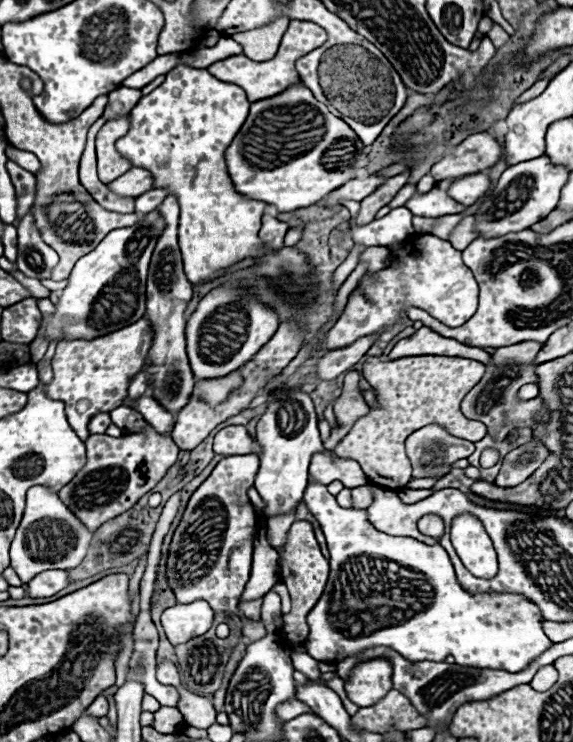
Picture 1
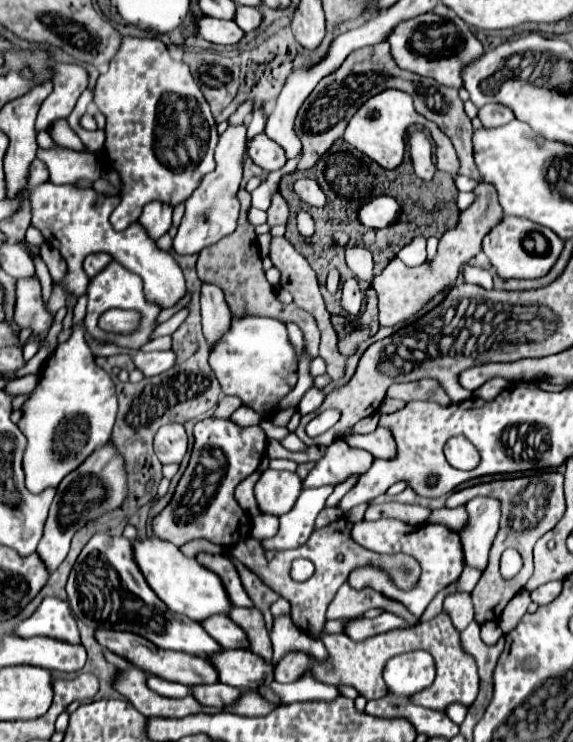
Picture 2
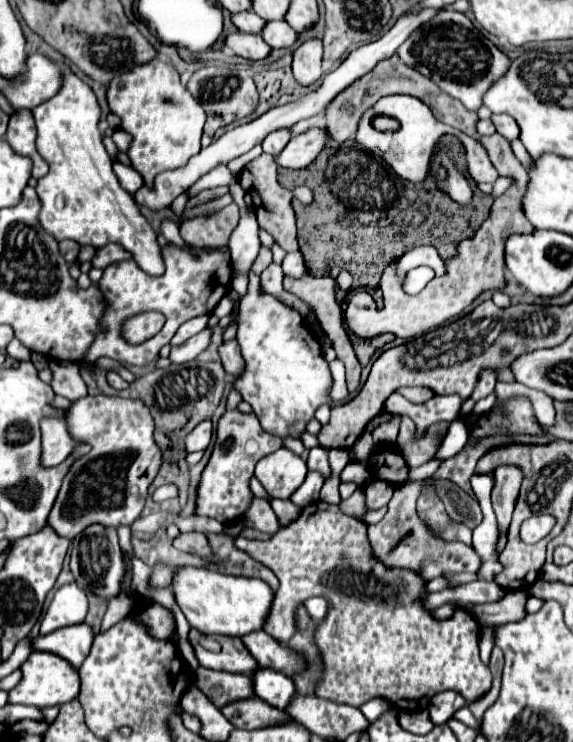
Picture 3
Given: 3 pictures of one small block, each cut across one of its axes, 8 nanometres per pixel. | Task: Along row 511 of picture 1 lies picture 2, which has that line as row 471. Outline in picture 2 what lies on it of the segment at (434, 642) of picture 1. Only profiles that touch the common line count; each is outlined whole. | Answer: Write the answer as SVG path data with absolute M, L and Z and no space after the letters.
M336 440L326 448L326 454L302 480L302 488L318 488L324 484L344 482L350 474L364 474L374 456L360 448L350 448L344 440Z

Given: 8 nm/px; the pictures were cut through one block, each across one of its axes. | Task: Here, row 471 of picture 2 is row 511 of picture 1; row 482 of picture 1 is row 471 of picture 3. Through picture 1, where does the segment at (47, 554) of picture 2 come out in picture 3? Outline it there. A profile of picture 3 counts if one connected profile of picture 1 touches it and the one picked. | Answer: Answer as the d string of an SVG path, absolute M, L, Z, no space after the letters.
M84 396L70 406L70 432L86 440L92 450L80 456L62 480L62 488L48 516L48 526L62 538L74 540L84 528L102 524L110 528L130 526L140 518L148 486L162 464L154 442L154 420L140 400L110 396Z

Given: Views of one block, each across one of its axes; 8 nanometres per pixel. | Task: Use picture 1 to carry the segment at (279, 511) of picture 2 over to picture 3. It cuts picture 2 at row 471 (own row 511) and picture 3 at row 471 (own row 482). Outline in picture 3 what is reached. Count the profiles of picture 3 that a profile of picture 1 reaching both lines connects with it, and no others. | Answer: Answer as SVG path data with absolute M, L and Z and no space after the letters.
M276 450L256 464L254 476L260 480L270 498L290 498L306 478L306 462L290 450Z

